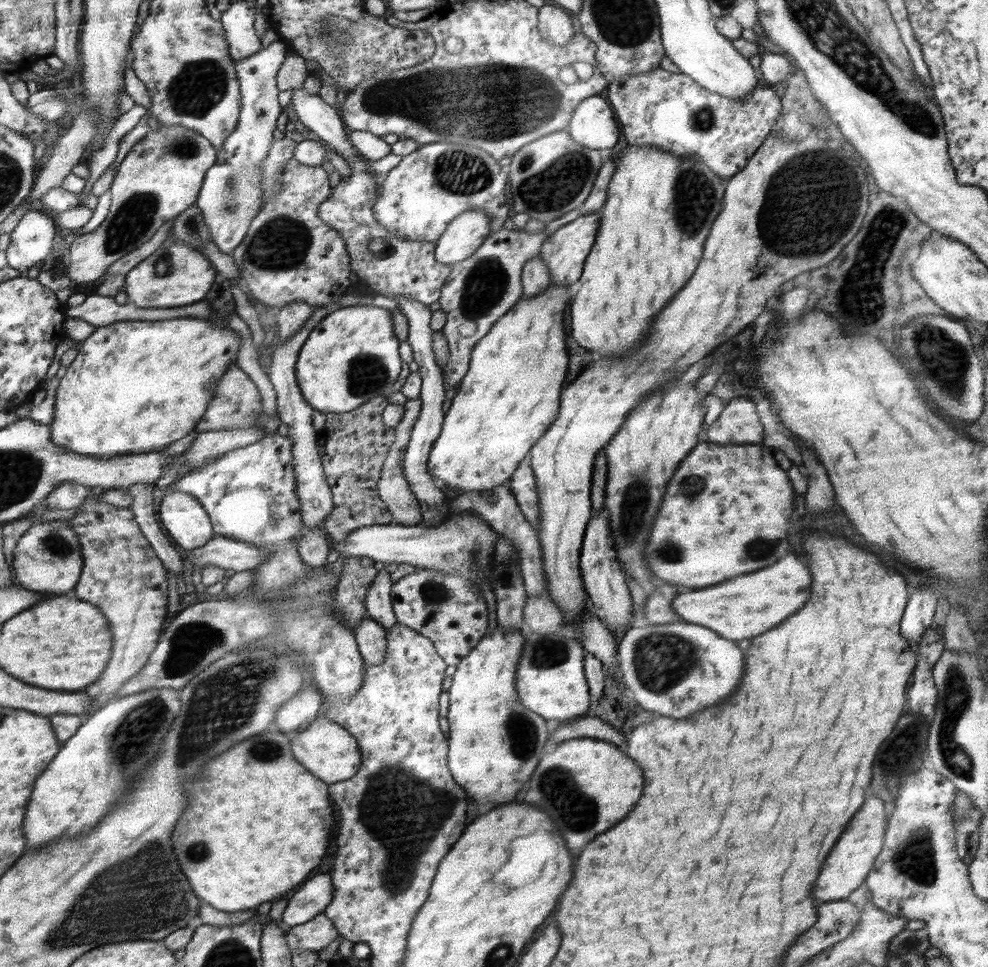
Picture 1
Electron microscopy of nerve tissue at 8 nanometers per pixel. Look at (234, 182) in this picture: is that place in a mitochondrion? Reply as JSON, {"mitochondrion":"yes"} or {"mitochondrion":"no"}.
{"mitochondrion":"yes"}

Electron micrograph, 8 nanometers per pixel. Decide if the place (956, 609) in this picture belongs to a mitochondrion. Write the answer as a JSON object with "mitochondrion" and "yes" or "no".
{"mitochondrion":"no"}

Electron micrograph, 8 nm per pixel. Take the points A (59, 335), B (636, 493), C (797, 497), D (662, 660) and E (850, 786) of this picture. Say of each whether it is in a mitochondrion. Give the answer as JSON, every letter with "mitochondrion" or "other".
{"A":"other","B":"mitochondrion","C":"other","D":"mitochondrion","E":"other"}

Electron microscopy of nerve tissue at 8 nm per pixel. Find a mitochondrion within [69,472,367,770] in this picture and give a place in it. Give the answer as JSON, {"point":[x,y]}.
{"point":[222,704]}

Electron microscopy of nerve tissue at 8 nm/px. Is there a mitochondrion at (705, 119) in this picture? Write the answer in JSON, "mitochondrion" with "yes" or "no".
{"mitochondrion":"yes"}

